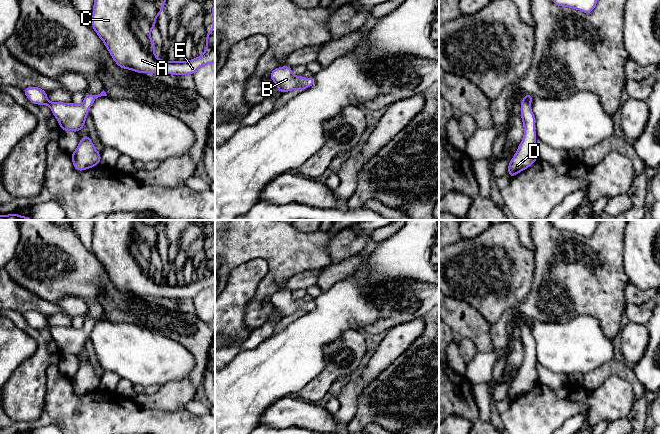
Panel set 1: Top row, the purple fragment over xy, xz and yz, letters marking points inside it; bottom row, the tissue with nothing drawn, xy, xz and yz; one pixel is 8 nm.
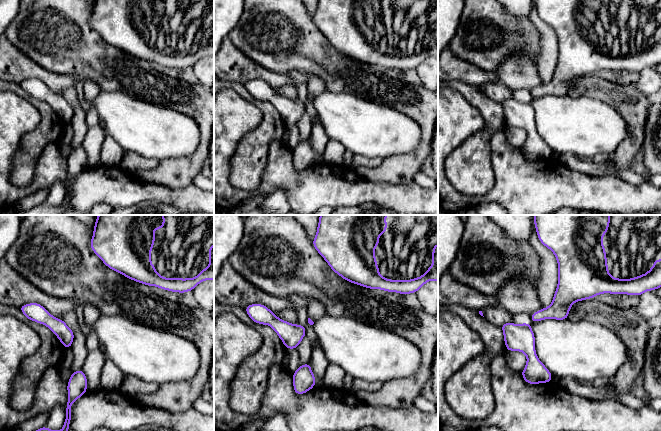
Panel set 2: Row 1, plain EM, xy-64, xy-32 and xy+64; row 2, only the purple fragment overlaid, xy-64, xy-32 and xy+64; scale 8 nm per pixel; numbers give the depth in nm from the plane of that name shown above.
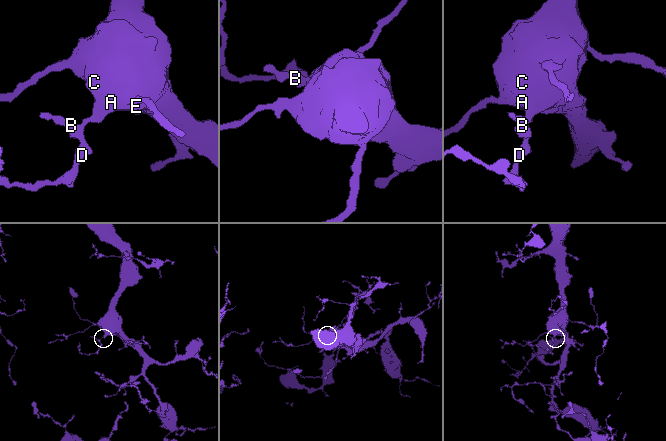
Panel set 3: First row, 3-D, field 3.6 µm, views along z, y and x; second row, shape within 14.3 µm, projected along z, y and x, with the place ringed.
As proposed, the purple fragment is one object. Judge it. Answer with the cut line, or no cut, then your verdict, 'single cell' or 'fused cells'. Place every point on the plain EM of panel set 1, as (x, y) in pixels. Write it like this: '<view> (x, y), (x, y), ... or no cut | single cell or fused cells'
no cut | single cell

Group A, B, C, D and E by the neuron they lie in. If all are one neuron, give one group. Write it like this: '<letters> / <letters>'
A B C D E

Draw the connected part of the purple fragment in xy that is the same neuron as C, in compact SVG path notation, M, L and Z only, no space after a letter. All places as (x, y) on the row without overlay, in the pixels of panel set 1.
M94 220L92 253L103 265L114 286L122 293L137 297L170 299L193 299L205 288L215 289L215 229L210 238L214 240L212 254L206 257L204 277L189 285L165 285L155 278L151 254L156 251L156 241L165 231L168 220Z

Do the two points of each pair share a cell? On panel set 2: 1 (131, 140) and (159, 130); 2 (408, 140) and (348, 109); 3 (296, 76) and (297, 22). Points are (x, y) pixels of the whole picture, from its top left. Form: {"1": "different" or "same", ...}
{"1": "same", "2": "same", "3": "different"}

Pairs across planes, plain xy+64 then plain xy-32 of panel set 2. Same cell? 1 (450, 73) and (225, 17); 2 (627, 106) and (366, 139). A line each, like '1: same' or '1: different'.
1: different
2: different

